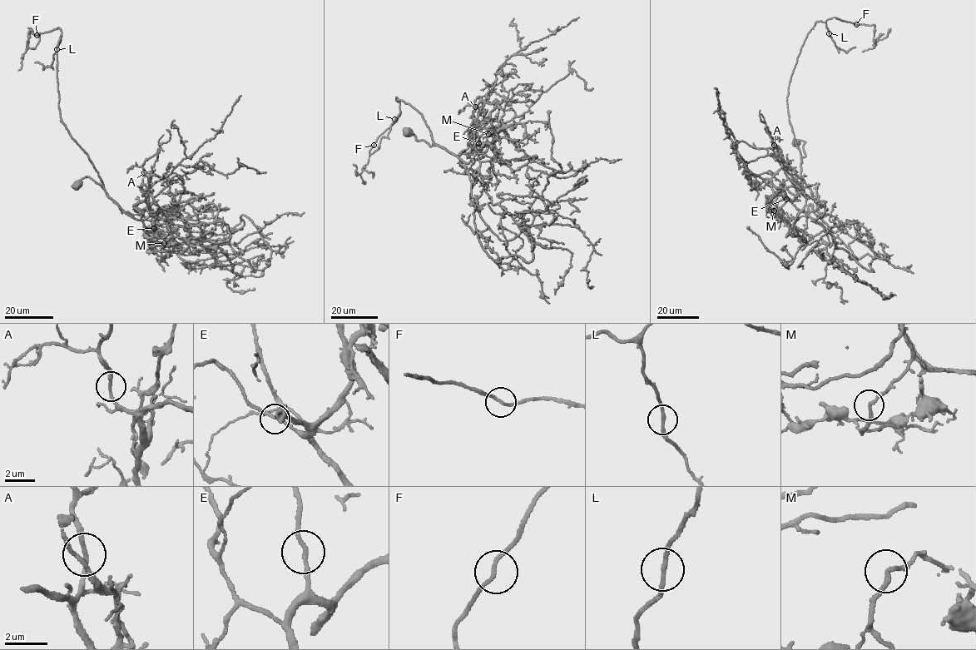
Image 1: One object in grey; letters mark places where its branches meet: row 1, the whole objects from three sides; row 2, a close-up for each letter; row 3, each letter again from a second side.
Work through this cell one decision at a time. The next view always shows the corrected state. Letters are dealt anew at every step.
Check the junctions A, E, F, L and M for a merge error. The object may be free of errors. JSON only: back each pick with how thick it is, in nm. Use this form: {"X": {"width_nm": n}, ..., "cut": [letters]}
{"M": {"width_nm": 190}, "cut": ["M"]}

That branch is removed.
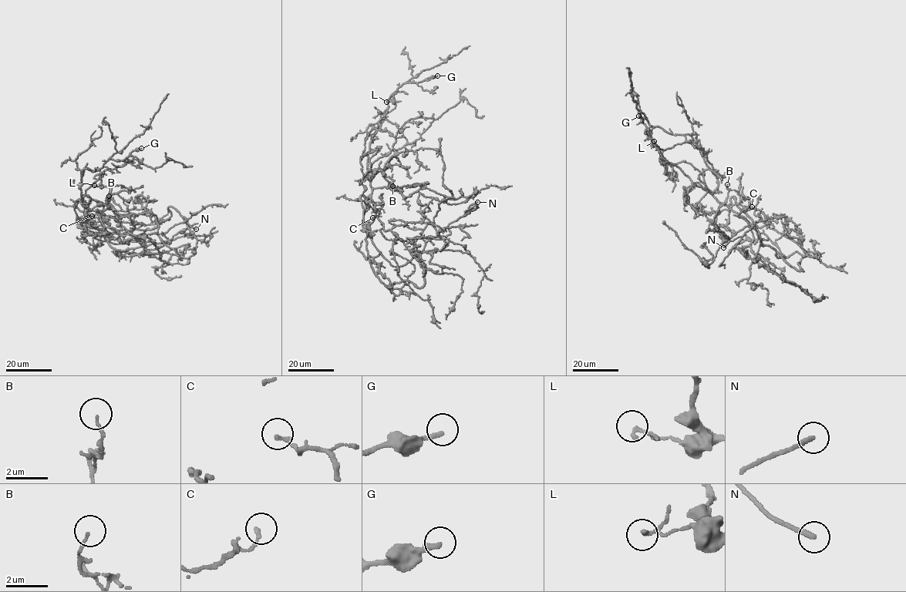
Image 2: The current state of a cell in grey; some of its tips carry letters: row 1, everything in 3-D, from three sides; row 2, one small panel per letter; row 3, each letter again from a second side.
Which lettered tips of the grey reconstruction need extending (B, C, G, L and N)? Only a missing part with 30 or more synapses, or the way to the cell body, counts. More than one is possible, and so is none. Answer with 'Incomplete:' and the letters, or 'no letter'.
Incomplete: N

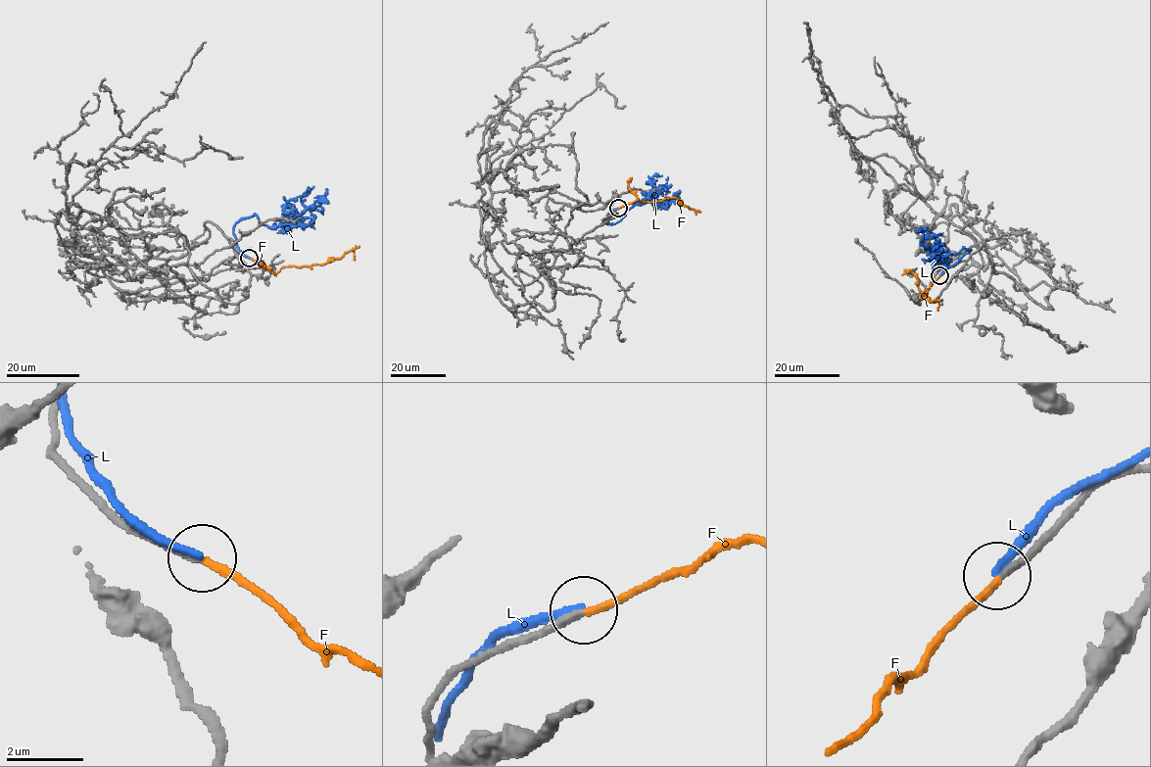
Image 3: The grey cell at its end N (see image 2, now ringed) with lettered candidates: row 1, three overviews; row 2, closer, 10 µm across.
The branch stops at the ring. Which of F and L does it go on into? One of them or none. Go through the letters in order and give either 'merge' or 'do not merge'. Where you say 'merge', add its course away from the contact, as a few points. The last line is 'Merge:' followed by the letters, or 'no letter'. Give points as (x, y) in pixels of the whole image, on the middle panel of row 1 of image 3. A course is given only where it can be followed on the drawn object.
F: merge; course (617, 209), (637, 200), (660, 201), (674, 197), (696, 215)
L: do not merge
Merge: F

